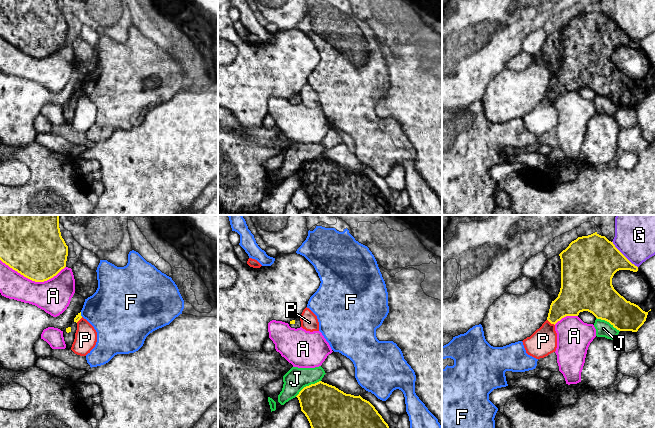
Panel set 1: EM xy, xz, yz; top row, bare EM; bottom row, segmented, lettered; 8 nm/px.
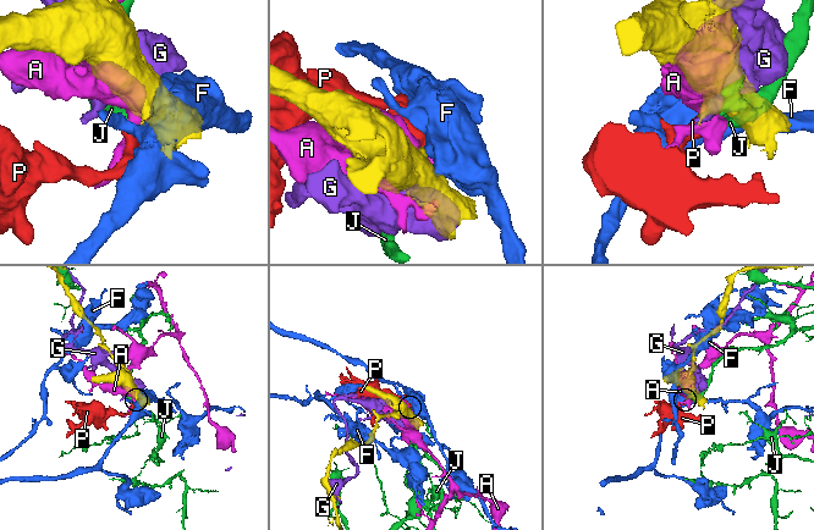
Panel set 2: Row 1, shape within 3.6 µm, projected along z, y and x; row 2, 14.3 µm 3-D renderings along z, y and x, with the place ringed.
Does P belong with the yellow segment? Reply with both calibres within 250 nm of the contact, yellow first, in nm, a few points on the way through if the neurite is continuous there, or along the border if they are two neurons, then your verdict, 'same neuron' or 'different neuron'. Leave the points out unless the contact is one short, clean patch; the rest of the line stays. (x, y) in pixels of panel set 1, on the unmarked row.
240/220 nm | along yz (547, 95), (554, 101) | different neuron

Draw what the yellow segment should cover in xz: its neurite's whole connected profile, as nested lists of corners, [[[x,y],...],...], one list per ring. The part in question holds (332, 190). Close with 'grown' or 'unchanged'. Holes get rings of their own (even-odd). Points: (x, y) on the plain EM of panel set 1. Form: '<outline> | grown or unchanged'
[[[322,157],[304,163],[296,172],[317,215],[406,215],[395,210],[375,183],[360,171],[346,170]]] | grown

